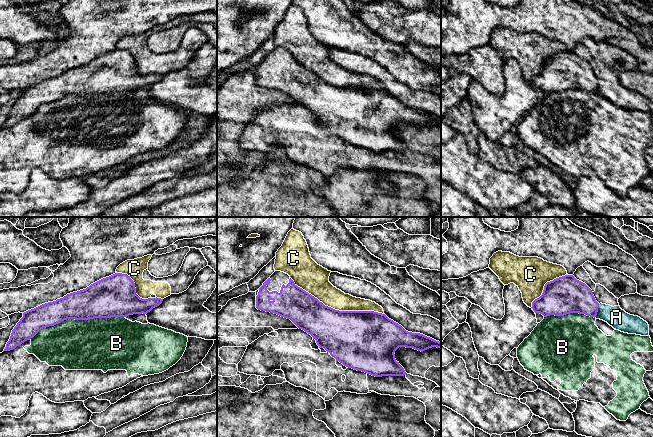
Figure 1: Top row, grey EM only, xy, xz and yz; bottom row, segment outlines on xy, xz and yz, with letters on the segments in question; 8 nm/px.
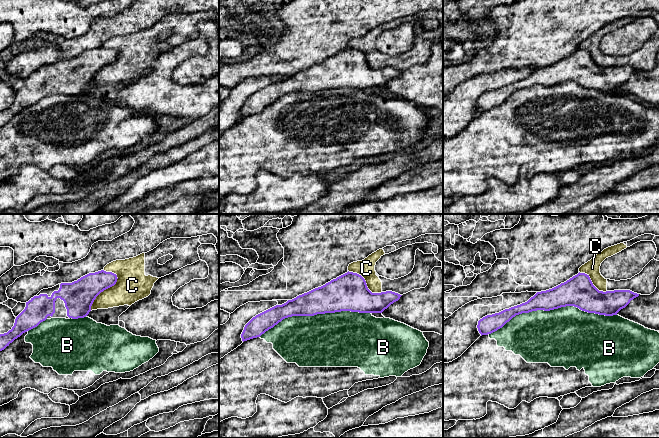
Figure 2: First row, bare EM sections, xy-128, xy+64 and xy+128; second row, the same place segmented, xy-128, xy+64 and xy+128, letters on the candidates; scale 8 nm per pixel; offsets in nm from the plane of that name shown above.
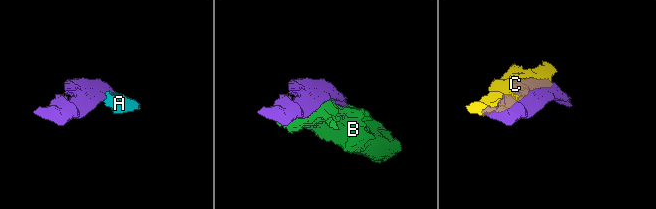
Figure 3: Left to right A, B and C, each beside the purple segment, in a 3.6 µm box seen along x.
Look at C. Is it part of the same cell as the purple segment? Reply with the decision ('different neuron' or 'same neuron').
different neuron

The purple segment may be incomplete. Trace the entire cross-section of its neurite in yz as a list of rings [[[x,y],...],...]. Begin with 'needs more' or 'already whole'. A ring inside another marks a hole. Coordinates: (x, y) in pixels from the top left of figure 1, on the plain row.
already whole; [[[565,51],[547,58],[542,71],[532,78],[531,84],[544,93],[579,89],[595,94],[599,79],[585,59],[573,51]]]

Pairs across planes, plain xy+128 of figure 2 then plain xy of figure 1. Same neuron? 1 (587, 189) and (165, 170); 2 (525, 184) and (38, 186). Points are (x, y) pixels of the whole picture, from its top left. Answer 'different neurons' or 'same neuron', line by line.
1: same neuron
2: same neuron

